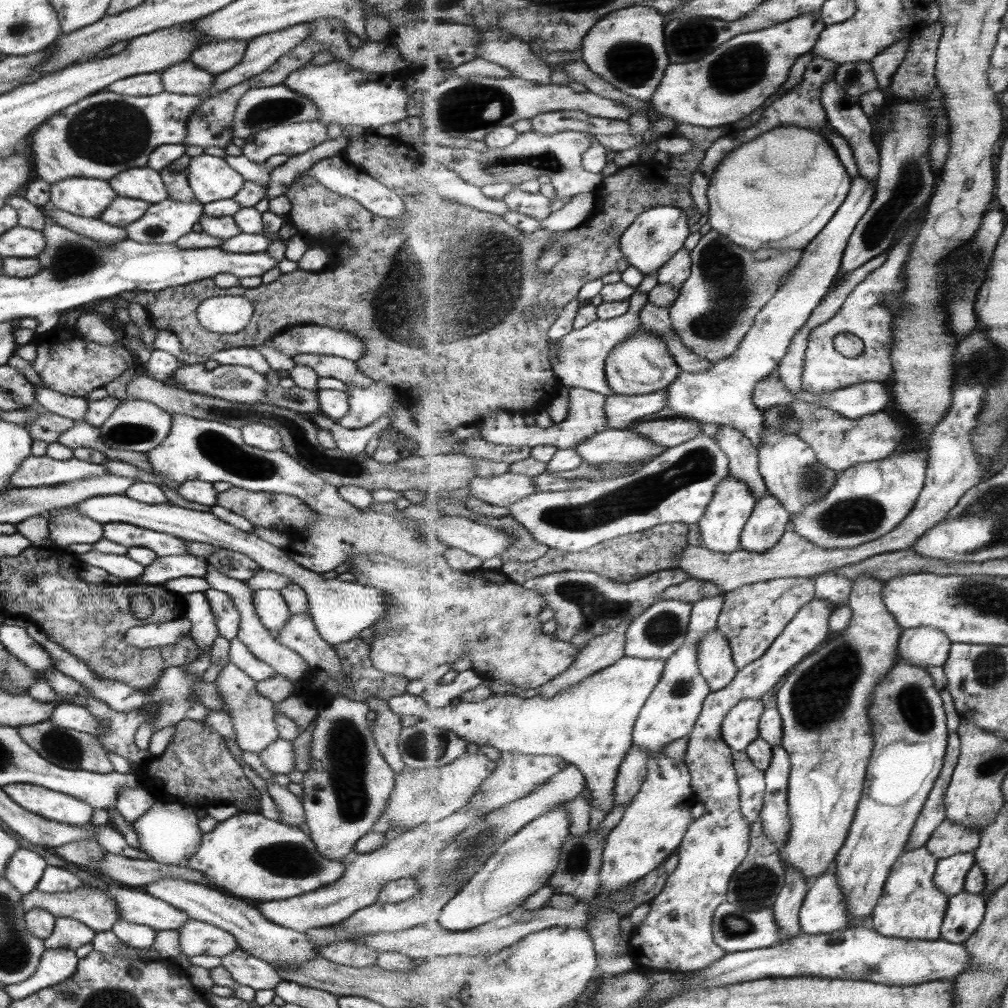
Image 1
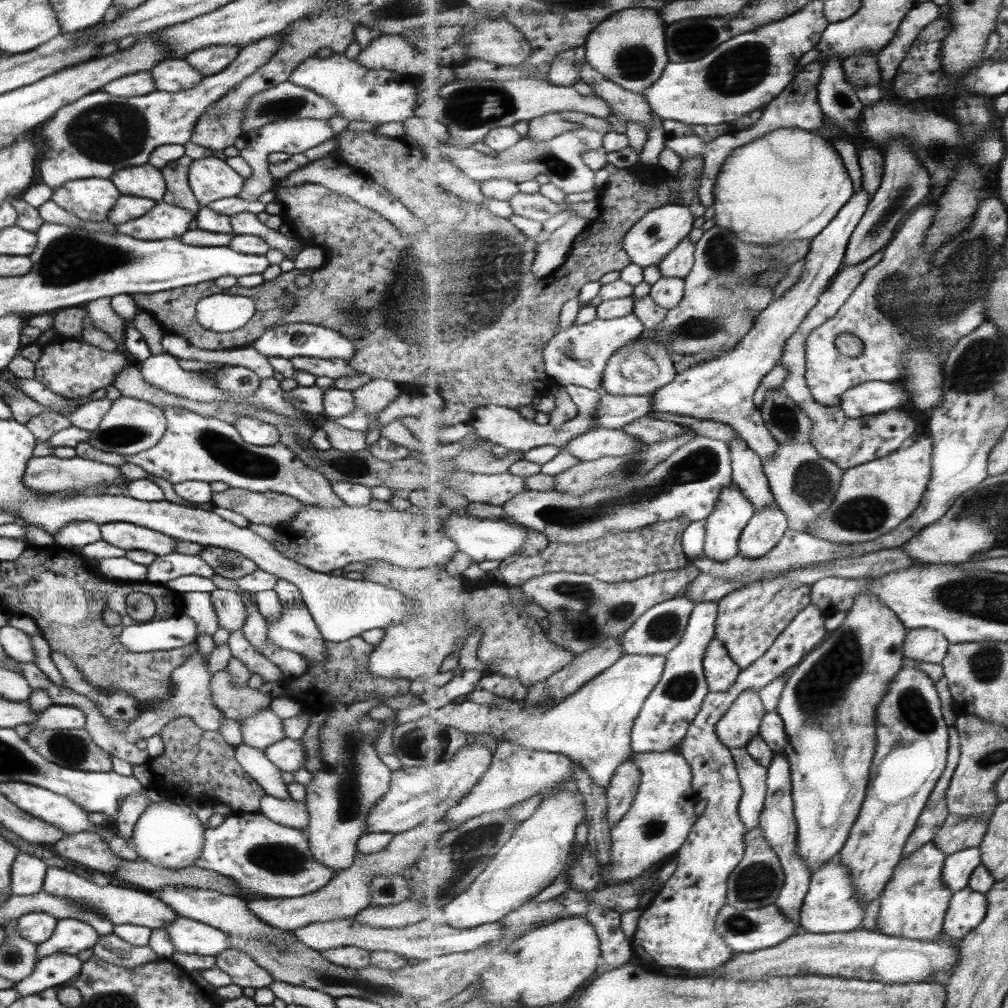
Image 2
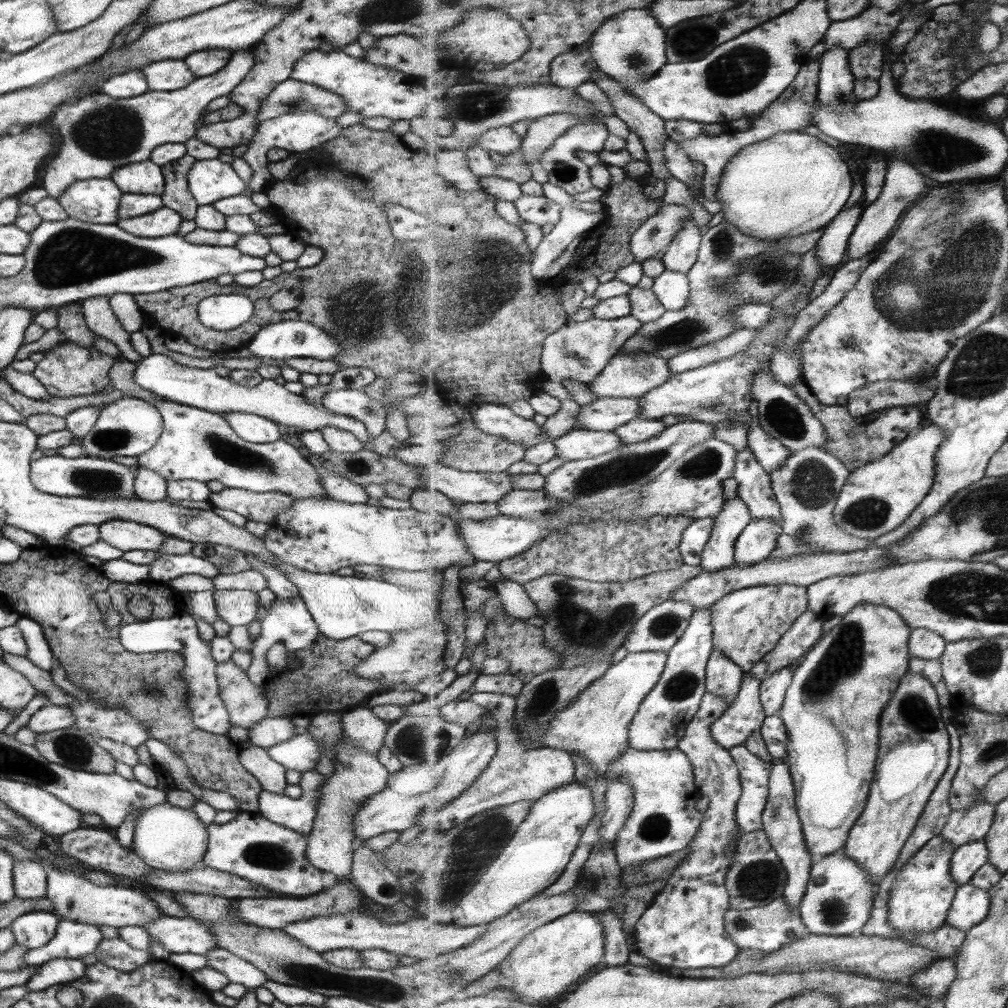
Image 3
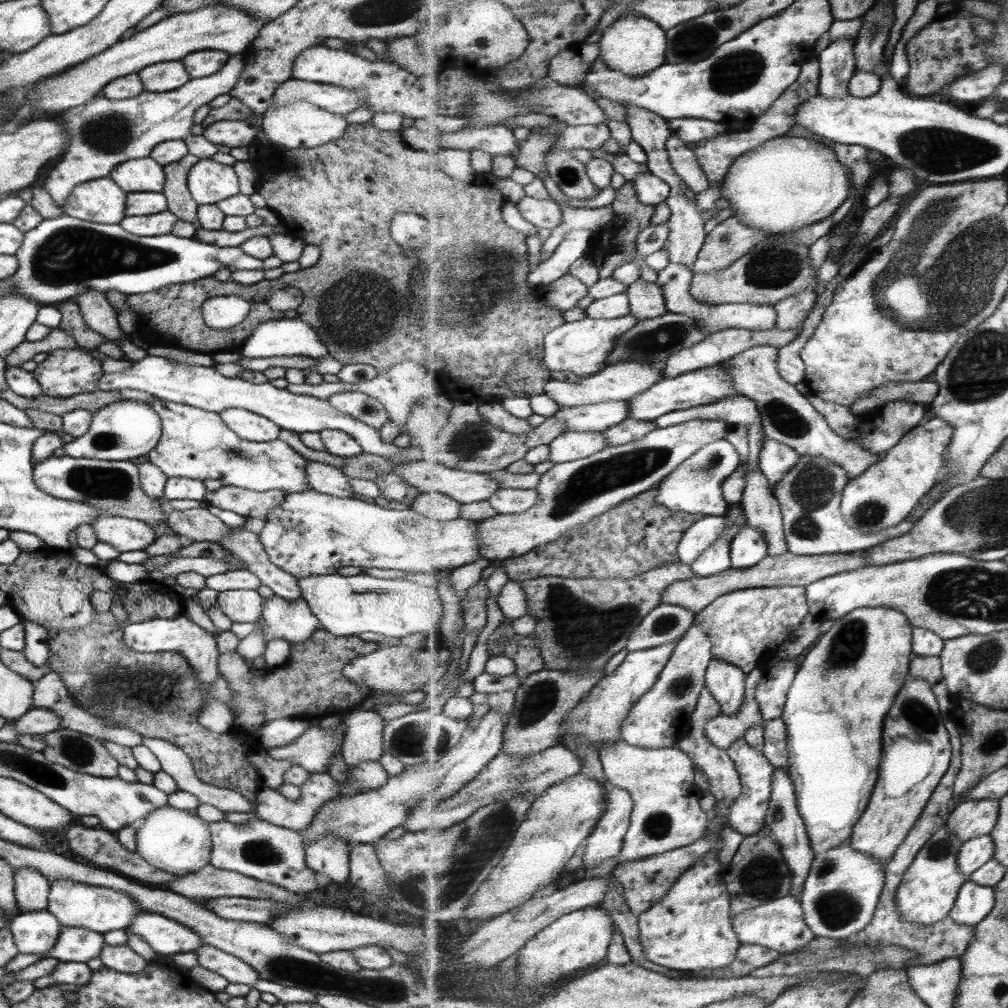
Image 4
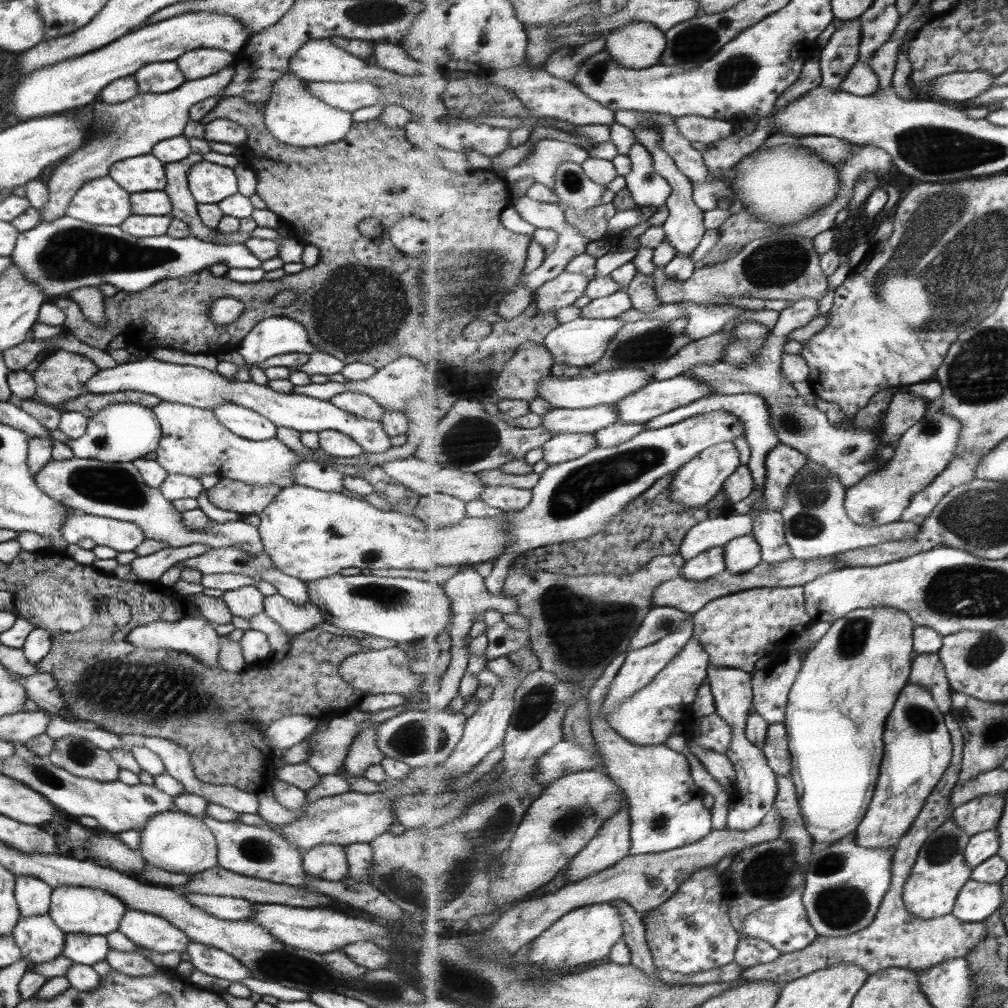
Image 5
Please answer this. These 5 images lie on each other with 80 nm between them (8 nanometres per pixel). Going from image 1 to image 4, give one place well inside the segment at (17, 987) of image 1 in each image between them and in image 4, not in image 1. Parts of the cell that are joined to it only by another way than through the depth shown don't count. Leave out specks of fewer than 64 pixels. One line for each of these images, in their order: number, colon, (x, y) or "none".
2: (53, 970)
3: (58, 971)
4: (68, 973)

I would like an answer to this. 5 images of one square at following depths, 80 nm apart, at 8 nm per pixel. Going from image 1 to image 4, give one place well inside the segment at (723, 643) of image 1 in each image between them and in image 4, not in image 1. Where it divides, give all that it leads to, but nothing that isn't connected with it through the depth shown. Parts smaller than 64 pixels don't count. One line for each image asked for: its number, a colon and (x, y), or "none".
2: (722, 672)
3: (725, 678)
4: (727, 683)

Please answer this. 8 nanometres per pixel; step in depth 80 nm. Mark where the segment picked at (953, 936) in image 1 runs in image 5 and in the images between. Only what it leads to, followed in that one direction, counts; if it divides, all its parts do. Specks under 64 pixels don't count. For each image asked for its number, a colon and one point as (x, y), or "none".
2: (969, 907)
3: (972, 904)
4: (975, 902)
5: (978, 900)

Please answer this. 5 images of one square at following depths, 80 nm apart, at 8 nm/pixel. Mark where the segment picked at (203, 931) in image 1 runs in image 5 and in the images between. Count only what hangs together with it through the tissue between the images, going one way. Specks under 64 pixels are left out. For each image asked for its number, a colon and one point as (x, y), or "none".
2: (188, 936)
3: (178, 935)
4: (165, 936)
5: (152, 932)

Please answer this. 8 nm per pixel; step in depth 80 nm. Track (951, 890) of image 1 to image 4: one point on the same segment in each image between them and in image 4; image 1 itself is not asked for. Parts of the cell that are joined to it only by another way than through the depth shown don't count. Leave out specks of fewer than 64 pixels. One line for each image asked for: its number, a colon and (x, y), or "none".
2: (958, 868)
3: (968, 859)
4: (977, 852)

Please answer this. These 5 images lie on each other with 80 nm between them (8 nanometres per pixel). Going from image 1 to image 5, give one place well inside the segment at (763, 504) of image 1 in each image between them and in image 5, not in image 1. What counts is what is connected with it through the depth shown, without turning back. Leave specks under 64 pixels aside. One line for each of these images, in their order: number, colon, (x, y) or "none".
2: (768, 526)
3: (760, 538)
4: (749, 546)
5: (744, 553)

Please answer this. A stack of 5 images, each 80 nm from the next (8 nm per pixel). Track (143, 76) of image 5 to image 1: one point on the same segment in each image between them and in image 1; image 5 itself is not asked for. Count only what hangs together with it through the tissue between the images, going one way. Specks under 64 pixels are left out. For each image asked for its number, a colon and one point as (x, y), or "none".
1: (185, 78)
2: (171, 75)
3: (163, 75)
4: (162, 77)

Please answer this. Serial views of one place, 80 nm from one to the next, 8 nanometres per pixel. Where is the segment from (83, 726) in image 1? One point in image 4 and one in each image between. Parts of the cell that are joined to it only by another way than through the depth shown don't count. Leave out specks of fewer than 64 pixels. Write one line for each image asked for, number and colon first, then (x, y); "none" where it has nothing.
2: (59, 717)
3: (50, 718)
4: (36, 721)

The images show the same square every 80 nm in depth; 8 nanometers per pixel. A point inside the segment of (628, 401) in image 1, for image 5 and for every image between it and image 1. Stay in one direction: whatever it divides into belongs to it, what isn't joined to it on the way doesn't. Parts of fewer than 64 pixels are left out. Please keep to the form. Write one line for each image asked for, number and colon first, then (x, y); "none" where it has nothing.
2: (615, 411)
3: (604, 414)
4: (598, 418)
5: (557, 421)

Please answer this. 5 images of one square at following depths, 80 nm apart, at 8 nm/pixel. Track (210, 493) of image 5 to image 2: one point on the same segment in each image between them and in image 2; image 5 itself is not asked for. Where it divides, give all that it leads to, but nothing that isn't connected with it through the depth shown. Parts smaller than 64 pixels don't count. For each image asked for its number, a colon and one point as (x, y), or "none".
2: (270, 508)
3: (263, 507)
4: (248, 504)

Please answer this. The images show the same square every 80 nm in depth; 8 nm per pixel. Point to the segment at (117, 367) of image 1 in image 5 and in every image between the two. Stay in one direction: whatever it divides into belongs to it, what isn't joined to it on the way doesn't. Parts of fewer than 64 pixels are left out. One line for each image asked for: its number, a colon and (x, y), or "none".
2: (70, 368)
3: (68, 369)
4: (65, 372)
5: (60, 376)

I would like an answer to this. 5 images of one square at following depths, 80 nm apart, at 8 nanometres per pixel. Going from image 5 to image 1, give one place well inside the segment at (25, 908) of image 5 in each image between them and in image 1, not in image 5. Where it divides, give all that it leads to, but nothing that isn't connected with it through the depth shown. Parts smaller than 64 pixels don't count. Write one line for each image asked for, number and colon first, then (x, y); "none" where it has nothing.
1: (24, 868)
2: (27, 872)
3: (28, 877)
4: (31, 888)

